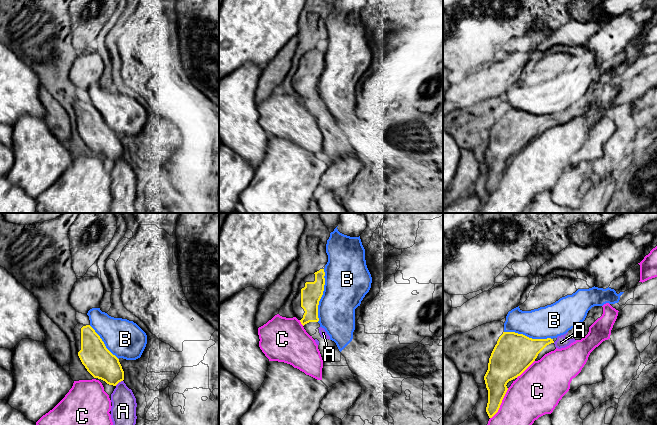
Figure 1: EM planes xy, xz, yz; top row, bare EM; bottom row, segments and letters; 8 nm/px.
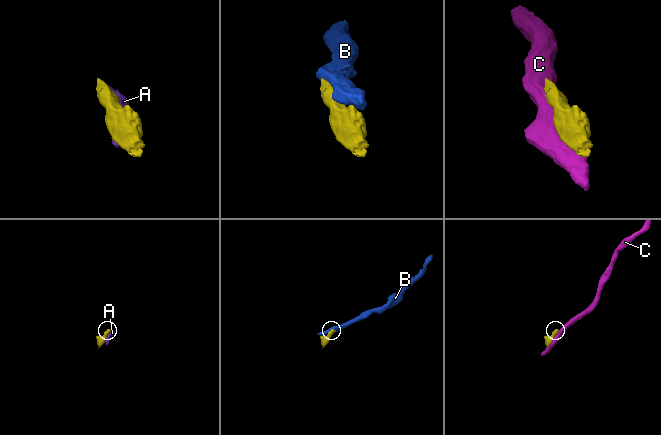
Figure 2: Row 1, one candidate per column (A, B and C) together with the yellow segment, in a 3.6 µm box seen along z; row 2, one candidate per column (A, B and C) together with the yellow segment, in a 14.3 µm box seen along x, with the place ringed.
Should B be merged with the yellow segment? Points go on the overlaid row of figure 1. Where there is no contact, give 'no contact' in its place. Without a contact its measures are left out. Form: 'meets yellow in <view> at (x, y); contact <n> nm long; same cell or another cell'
meets yellow in xz at (322, 294); contact 420 nm long; another cell

